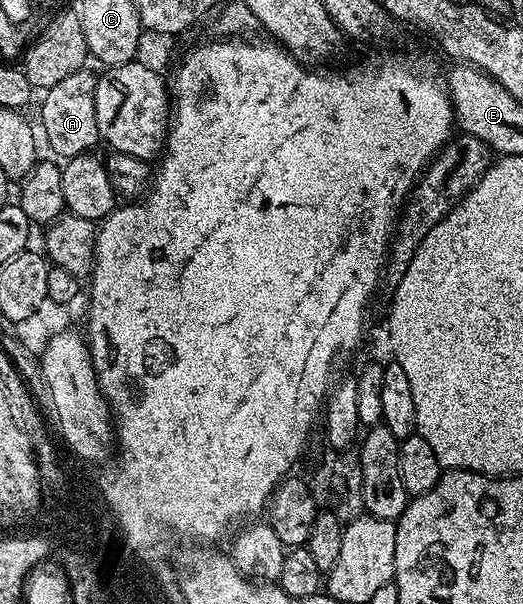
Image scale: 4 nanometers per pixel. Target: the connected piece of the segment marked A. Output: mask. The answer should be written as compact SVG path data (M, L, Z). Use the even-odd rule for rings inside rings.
M84 67L45 90L40 107L40 121L46 139L57 158L78 157L82 153L93 150L92 147L96 143L99 144L101 137L99 127L96 125L97 82L97 74Z

